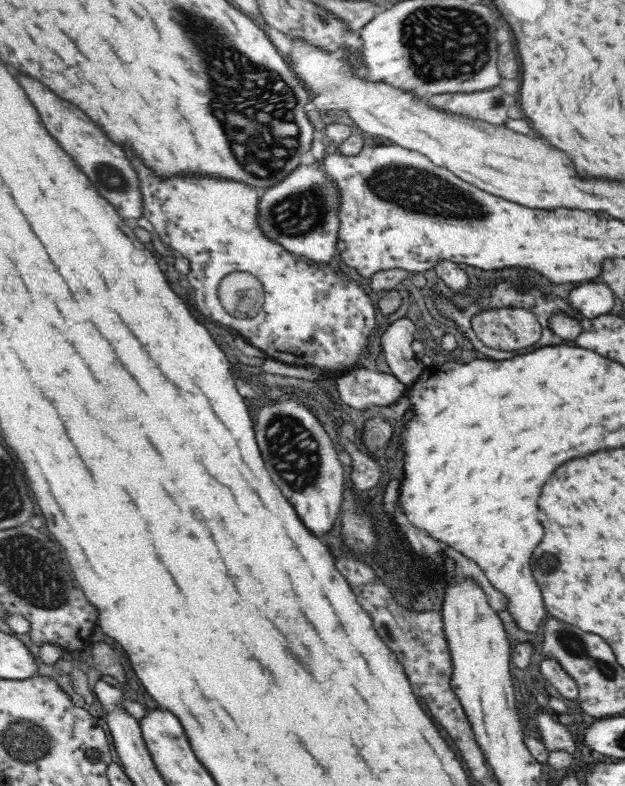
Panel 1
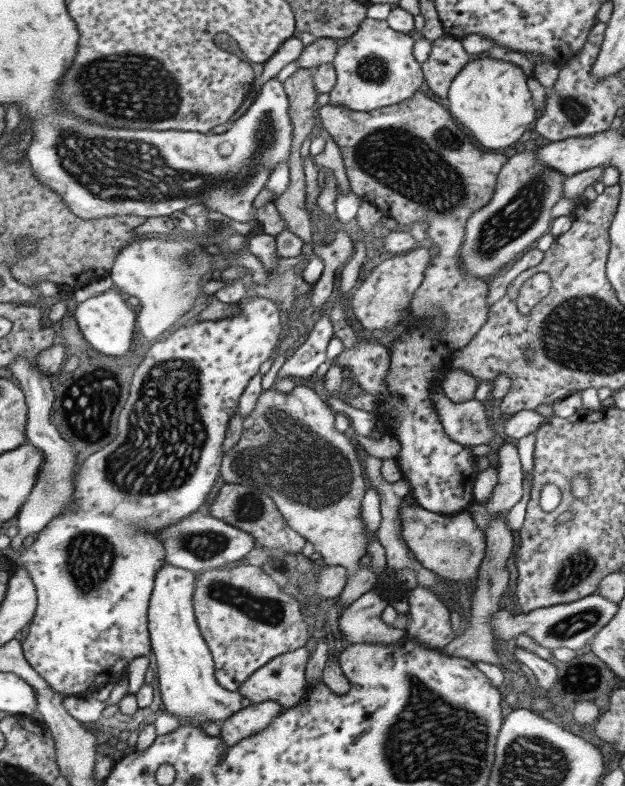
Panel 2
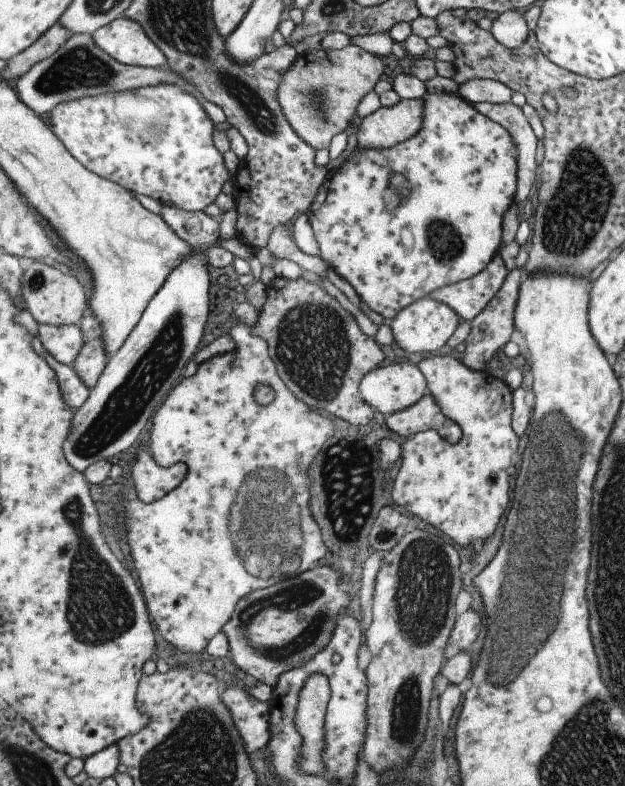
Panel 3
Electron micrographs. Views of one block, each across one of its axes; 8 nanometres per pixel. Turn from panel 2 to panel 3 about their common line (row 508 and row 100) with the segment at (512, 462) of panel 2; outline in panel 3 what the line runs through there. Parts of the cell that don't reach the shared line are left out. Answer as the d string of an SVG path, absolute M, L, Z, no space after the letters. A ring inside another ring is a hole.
M469 79L457 86L458 96L472 103L511 104L512 90L491 79Z

